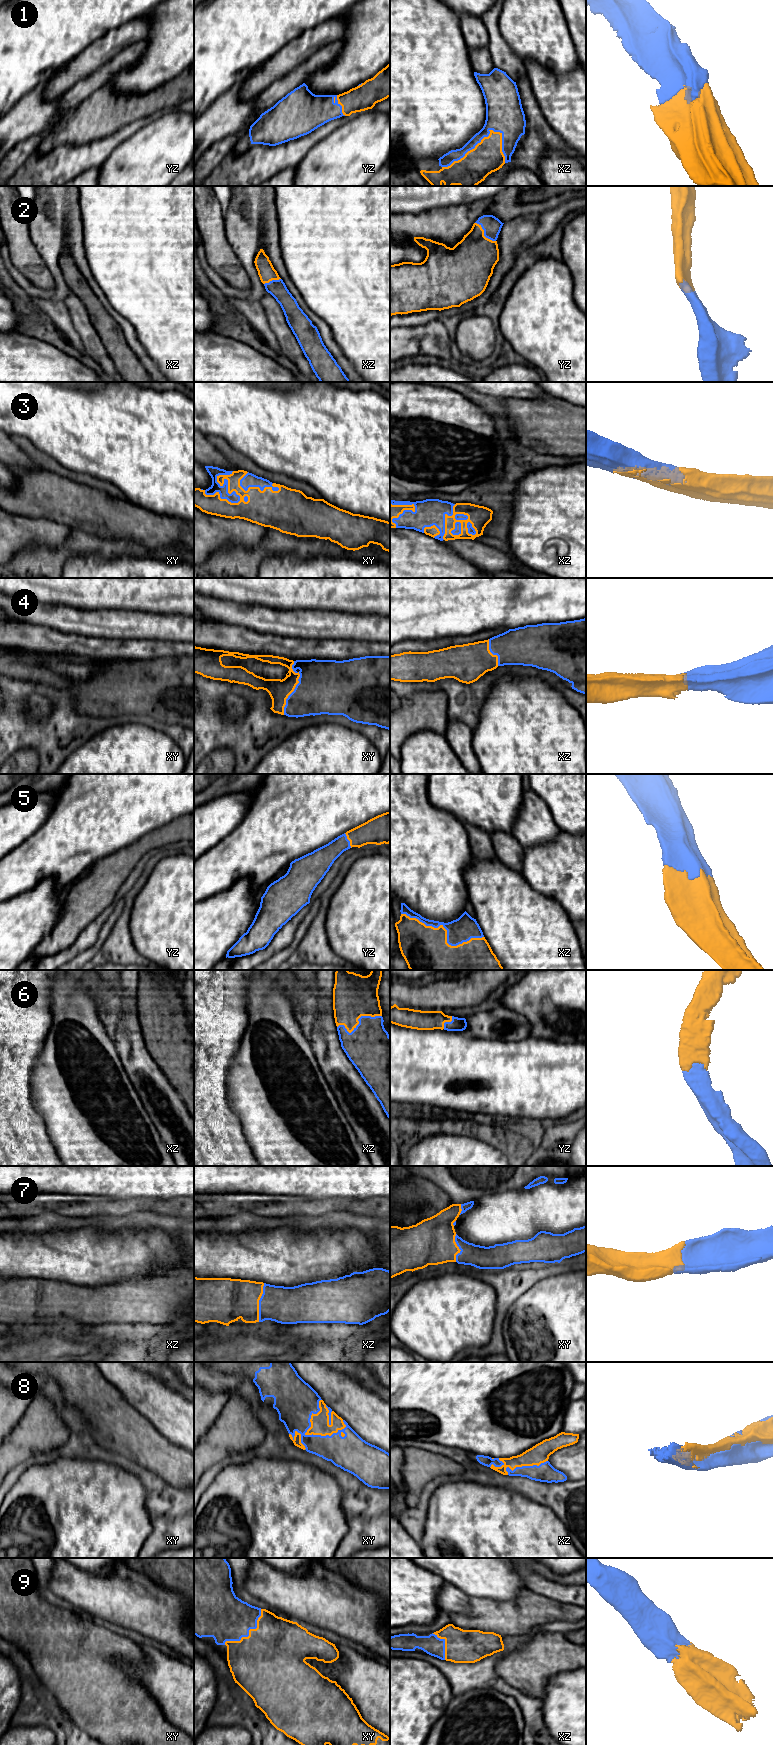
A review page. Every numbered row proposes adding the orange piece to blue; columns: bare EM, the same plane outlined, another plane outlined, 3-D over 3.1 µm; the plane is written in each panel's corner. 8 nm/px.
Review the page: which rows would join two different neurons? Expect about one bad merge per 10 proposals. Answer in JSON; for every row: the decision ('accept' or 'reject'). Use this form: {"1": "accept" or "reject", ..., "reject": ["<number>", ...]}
{"1": "accept", "2": "accept", "3": "accept", "4": "accept", "5": "accept", "6": "accept", "7": "accept", "8": "accept", "9": "accept", "reject": []}

